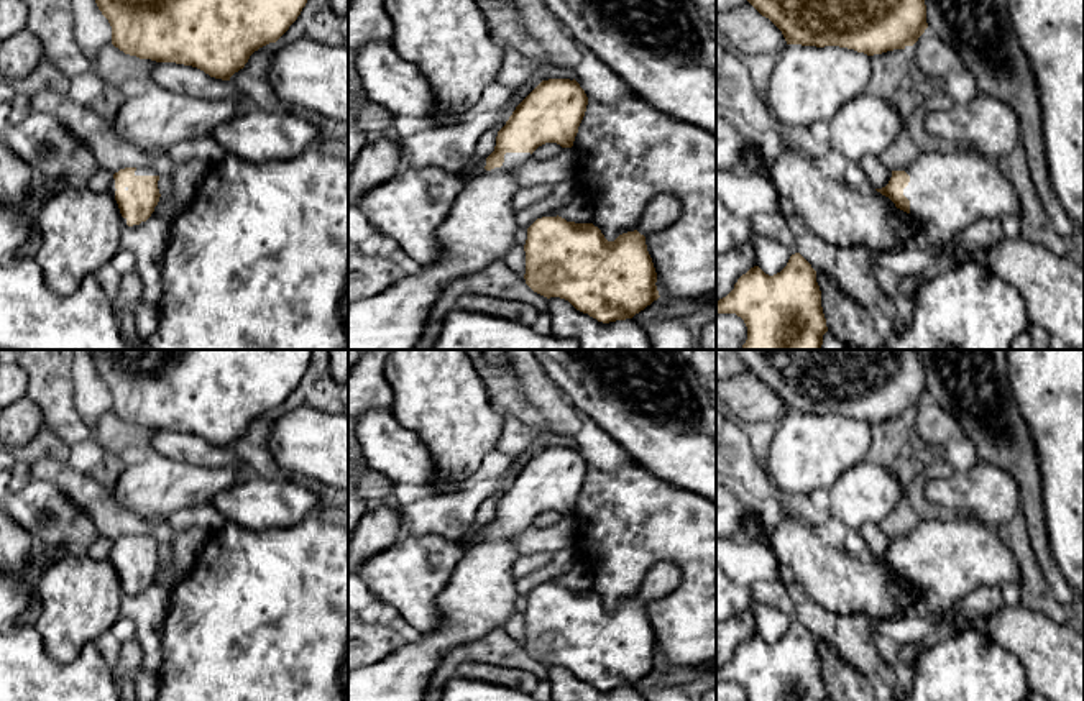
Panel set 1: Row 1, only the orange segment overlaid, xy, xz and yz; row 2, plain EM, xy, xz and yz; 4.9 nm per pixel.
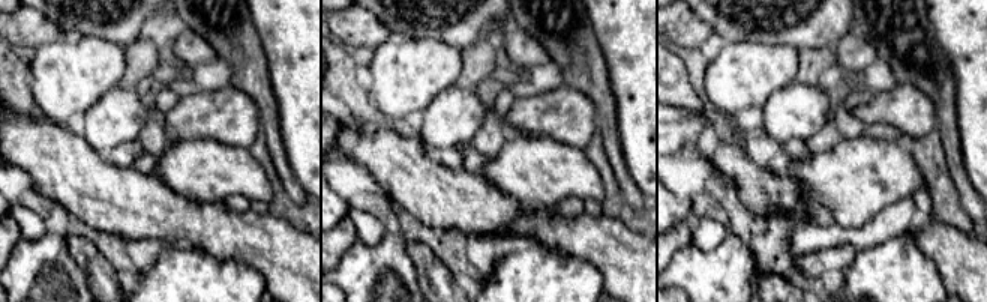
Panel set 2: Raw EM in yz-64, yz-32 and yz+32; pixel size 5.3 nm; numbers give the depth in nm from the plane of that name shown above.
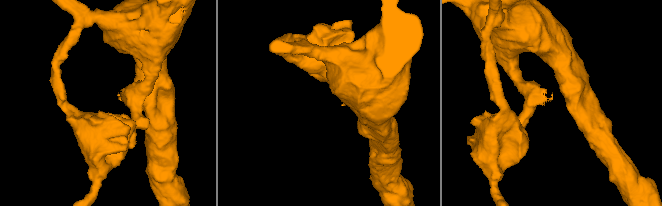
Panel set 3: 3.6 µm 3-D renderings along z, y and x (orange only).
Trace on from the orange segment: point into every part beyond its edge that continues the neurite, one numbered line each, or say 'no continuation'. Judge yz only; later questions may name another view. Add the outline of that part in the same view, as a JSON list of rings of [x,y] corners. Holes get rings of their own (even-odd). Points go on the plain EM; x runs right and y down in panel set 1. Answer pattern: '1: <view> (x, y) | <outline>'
1: yz (950, 557) | [[[941,515],[920,519],[916,527],[903,537],[910,543],[903,563],[910,568],[910,584],[921,593],[915,612],[933,617],[953,611],[953,607],[972,591],[982,586],[1000,586],[1005,581],[1020,583],[1020,568],[1013,555],[997,543],[995,532],[974,519]]]

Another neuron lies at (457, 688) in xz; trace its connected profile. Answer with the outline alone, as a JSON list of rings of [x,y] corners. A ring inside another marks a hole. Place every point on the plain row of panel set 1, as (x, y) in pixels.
[[[455,676],[445,681],[440,701],[535,701],[531,694],[489,681]]]

